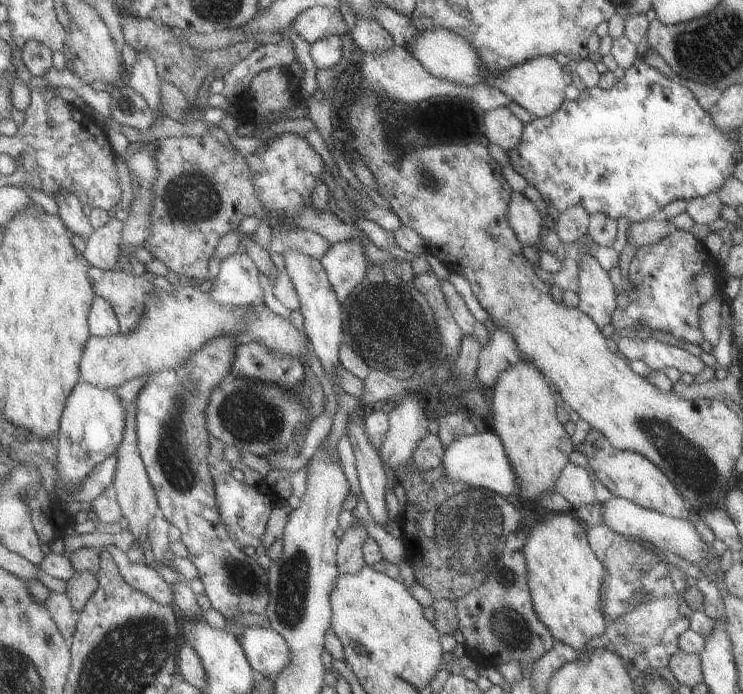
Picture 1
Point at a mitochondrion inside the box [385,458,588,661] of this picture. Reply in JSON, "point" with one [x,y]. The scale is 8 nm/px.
{"point":[471,523]}

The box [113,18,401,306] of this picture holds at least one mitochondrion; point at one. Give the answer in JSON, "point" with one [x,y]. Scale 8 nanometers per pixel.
{"point":[194,199]}

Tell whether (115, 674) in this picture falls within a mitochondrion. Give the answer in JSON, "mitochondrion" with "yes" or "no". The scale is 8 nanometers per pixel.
{"mitochondrion":"yes"}

